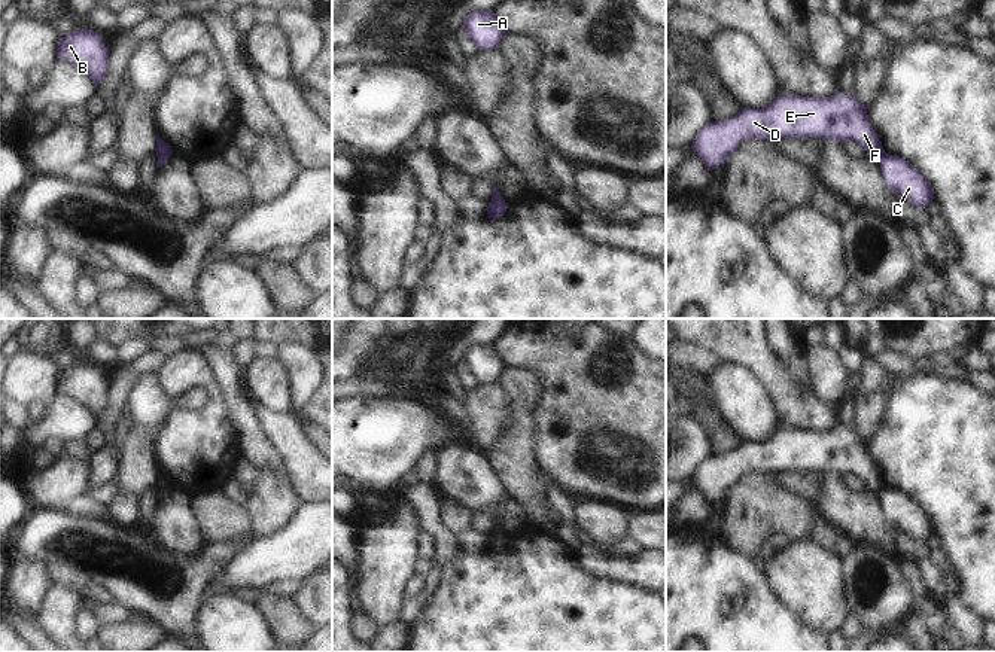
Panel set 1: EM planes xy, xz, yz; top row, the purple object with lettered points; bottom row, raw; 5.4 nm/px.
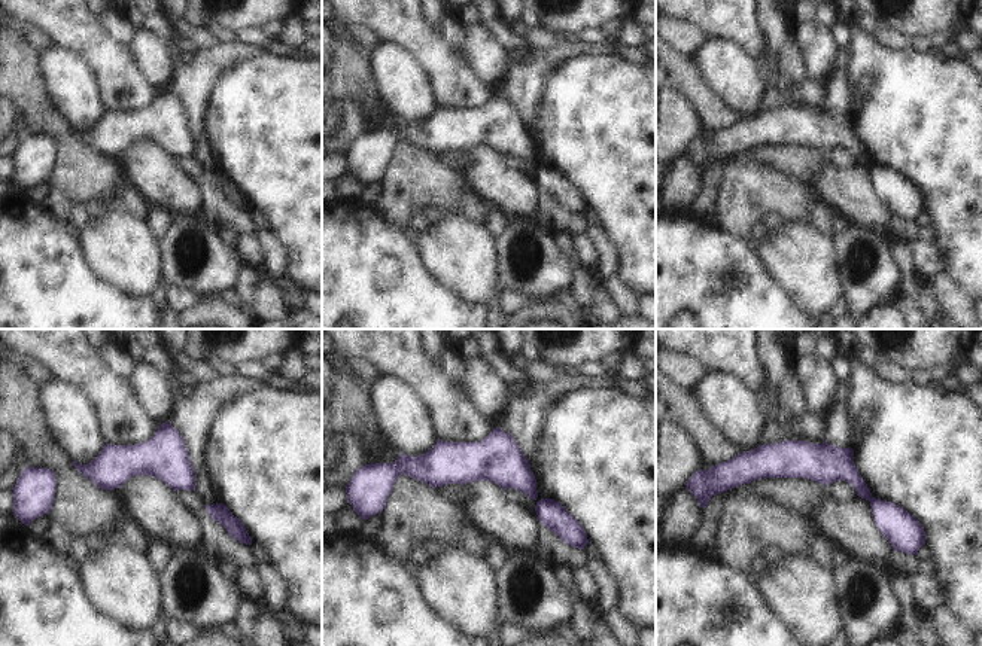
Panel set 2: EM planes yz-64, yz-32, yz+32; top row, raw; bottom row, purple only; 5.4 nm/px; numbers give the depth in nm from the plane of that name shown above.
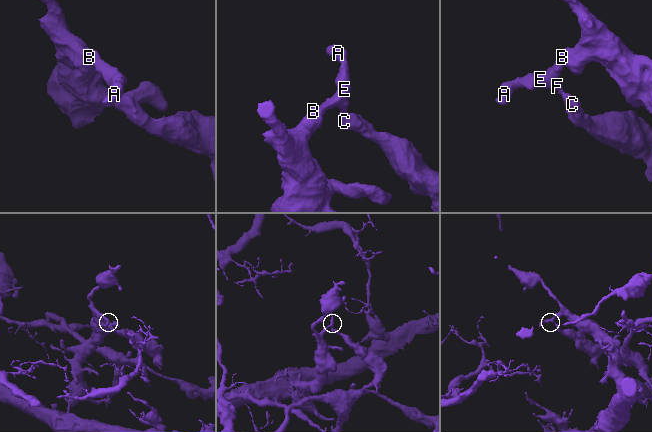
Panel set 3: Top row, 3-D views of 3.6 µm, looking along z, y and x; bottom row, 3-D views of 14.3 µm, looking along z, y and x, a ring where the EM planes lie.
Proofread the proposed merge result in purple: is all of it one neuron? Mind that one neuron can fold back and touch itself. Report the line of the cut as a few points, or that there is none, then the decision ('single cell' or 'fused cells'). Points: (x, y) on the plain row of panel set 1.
cut in yz along (885, 486), (878, 493); fused cells

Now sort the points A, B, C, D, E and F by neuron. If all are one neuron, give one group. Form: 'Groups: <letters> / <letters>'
Groups: A B D E F / C

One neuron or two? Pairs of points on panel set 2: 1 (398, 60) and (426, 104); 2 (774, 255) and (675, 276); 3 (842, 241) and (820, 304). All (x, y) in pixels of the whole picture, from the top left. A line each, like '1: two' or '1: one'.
1: one
2: two
3: two

